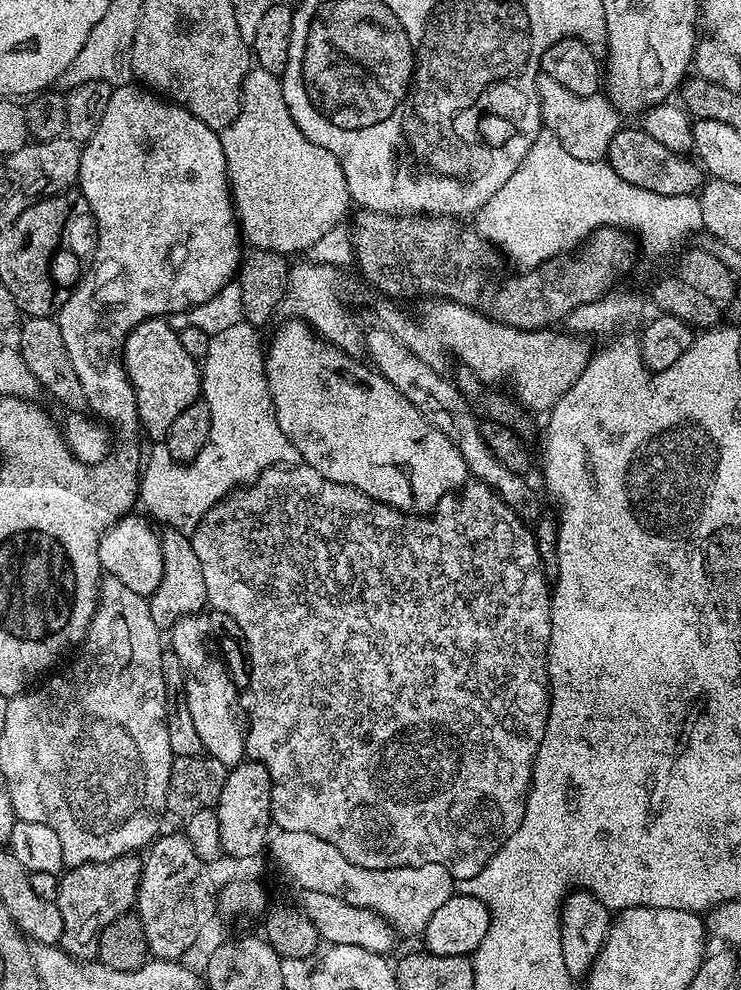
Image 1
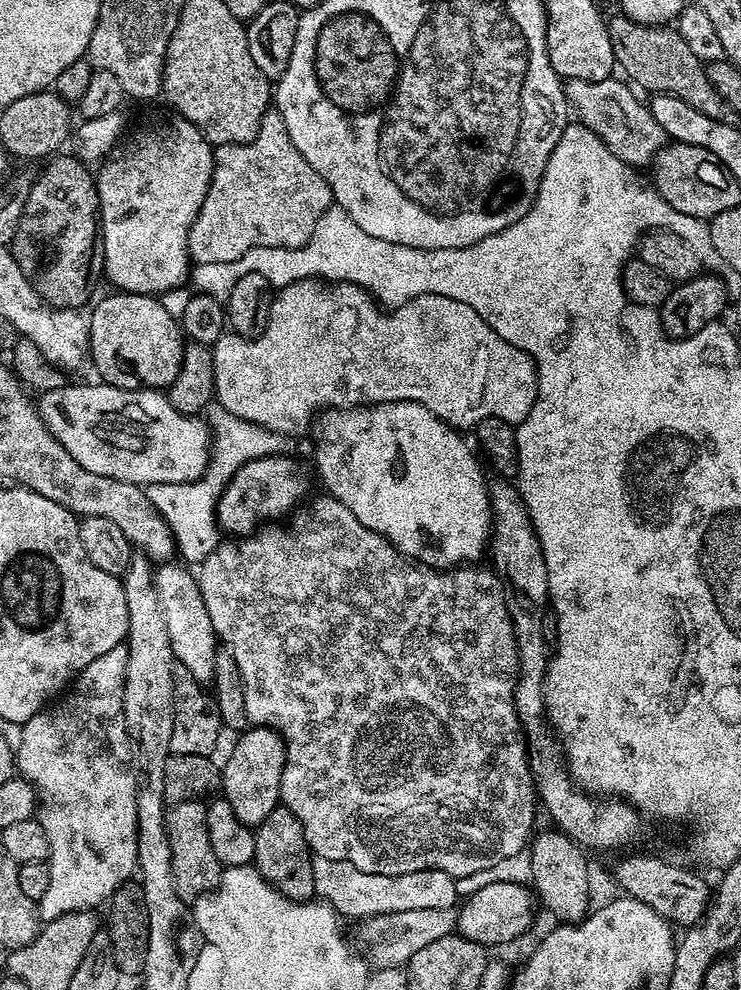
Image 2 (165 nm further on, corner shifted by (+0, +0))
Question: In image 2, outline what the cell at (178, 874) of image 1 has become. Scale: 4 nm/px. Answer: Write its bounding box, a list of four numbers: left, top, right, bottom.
[166,800,222,902]

